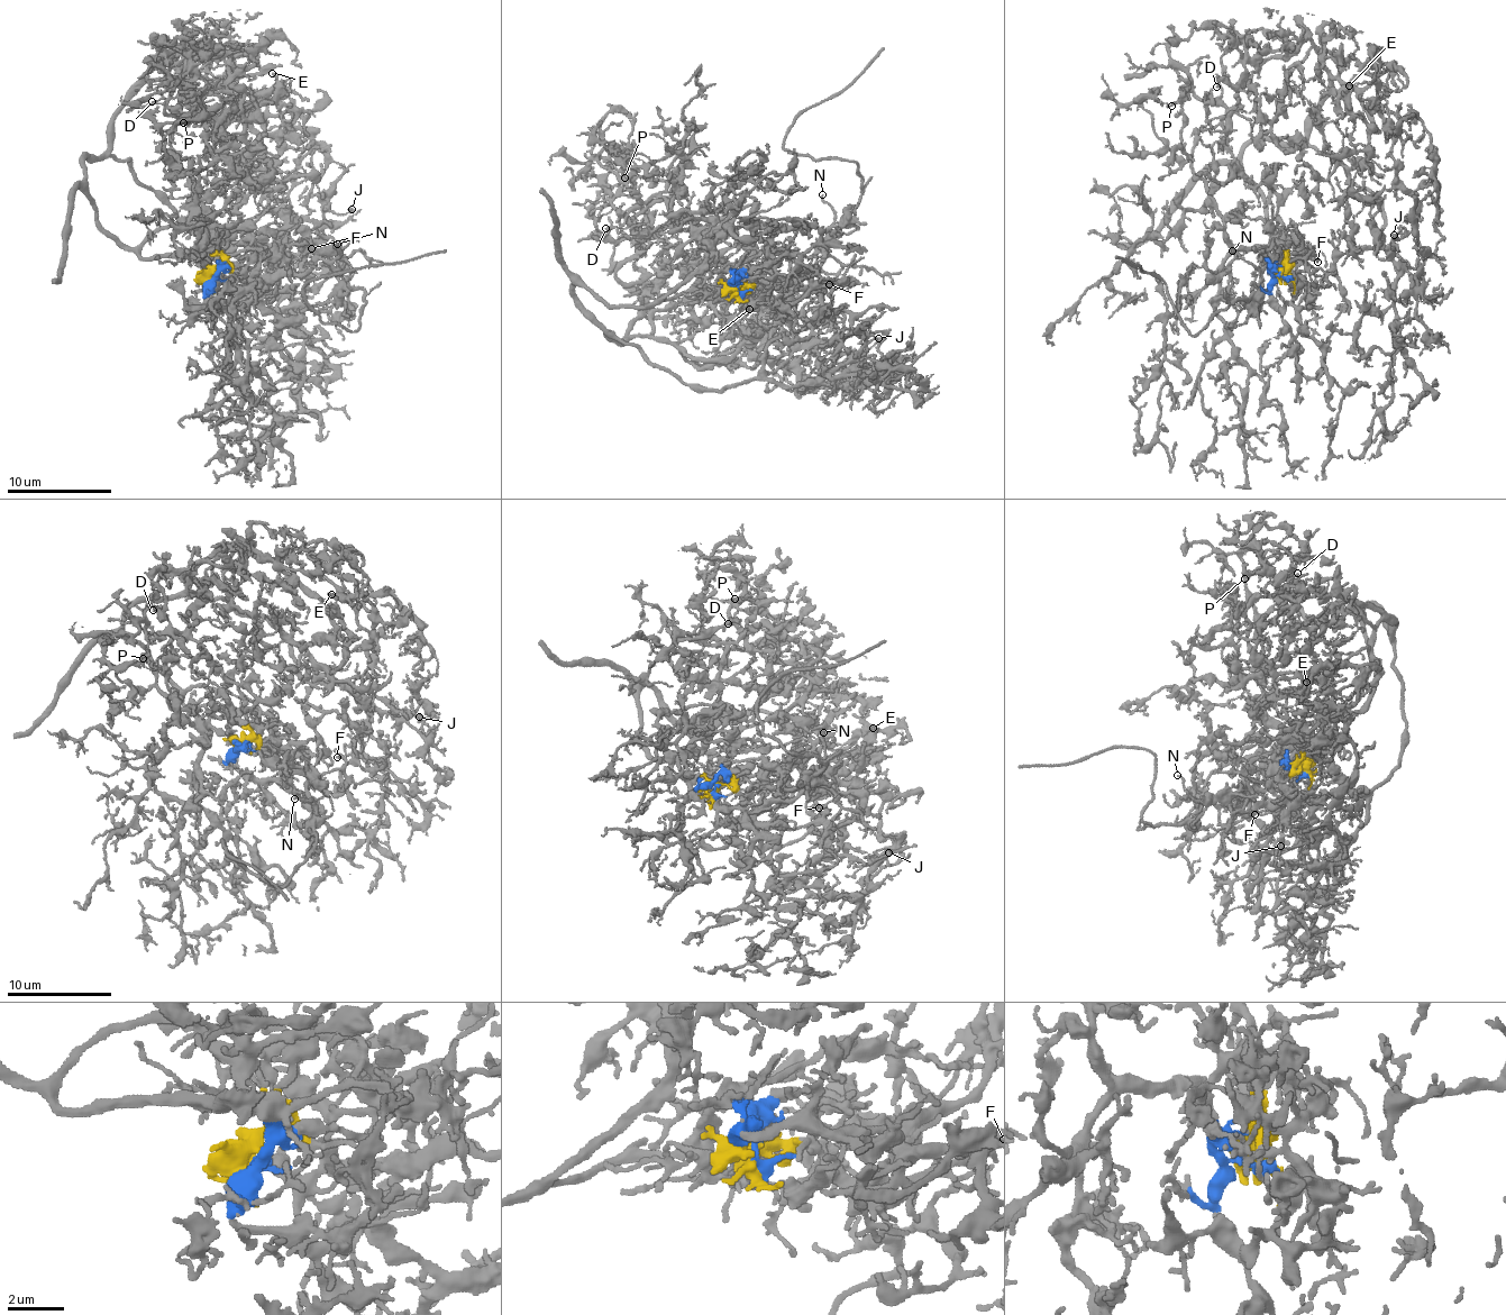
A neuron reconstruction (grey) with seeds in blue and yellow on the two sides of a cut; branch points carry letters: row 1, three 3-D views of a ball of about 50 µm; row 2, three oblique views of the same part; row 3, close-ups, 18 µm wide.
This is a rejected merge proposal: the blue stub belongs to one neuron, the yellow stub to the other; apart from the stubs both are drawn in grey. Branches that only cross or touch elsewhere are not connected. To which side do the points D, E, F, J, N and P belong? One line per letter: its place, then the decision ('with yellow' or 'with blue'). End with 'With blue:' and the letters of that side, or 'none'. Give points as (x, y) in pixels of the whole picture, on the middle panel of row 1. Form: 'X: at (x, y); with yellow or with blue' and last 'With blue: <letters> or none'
D: at (605, 228); with blue
E: at (749, 309); with blue
F: at (829, 284); with yellow
J: at (878, 338); with blue
N: at (822, 194); with yellow
P: at (624, 177); with blue
With blue: D, E, J, P

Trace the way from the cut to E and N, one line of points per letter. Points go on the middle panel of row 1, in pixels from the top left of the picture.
E: (737, 292), (728, 271), (641, 307), (574, 290), (614, 340), (667, 337), (692, 357), (732, 355), (748, 310)
N: (737, 292), (752, 288), (774, 299), (784, 299), (796, 285), (834, 216), (823, 193)

